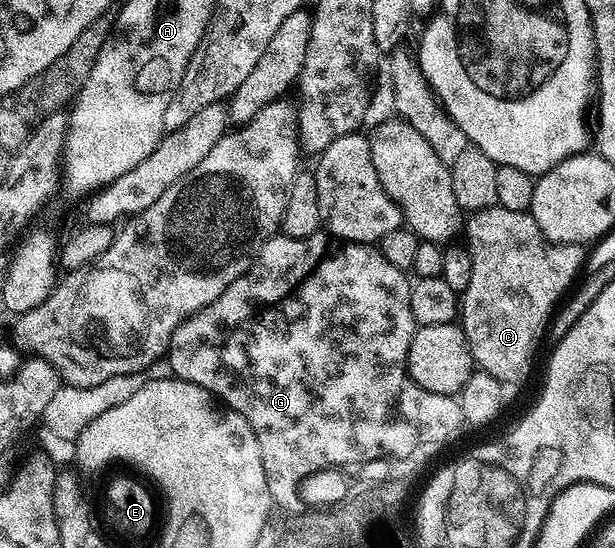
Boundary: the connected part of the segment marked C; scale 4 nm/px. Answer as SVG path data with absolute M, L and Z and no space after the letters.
M496 204L474 211L468 218L471 219L468 222L466 219L465 222L465 245L471 252L473 276L469 276L469 288L461 295L463 334L471 349L472 363L478 369L489 372L489 376L493 376L498 382L508 387L515 386L530 376L530 358L534 356L539 341L544 341L553 311L580 277L585 266L585 250L577 244L549 242L535 223L534 216L525 210L513 212Z

